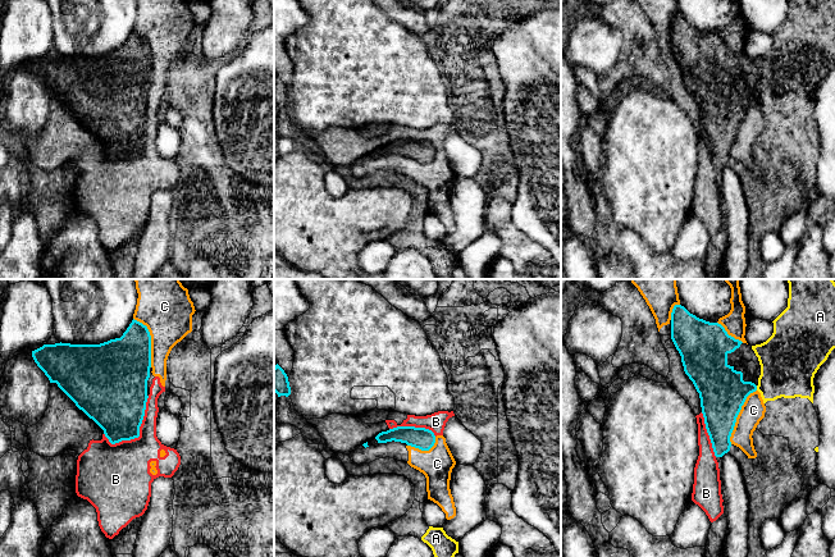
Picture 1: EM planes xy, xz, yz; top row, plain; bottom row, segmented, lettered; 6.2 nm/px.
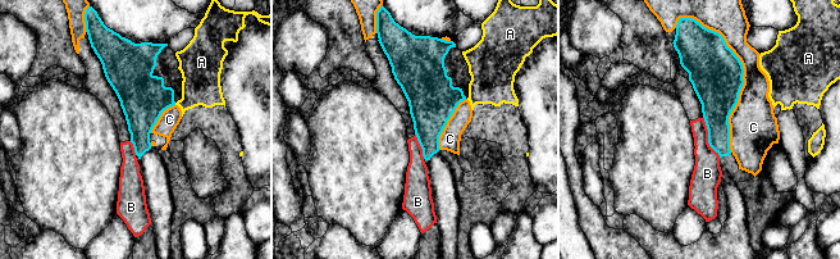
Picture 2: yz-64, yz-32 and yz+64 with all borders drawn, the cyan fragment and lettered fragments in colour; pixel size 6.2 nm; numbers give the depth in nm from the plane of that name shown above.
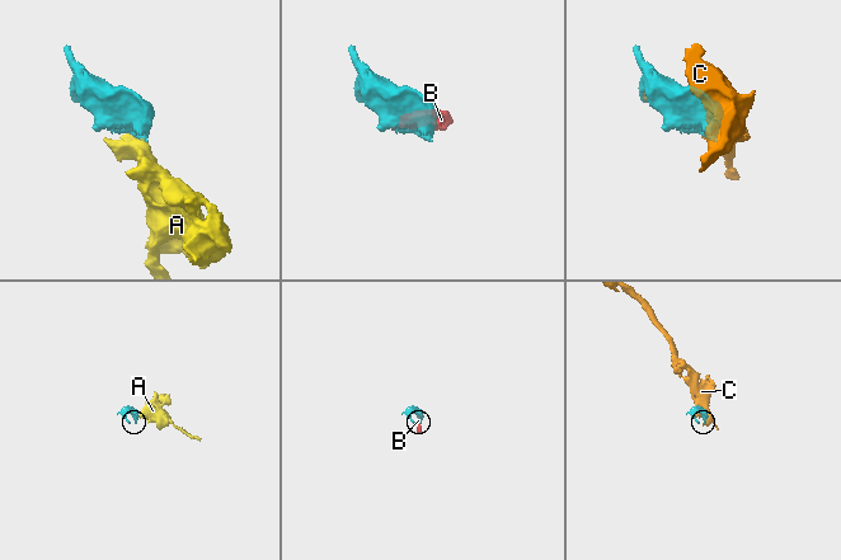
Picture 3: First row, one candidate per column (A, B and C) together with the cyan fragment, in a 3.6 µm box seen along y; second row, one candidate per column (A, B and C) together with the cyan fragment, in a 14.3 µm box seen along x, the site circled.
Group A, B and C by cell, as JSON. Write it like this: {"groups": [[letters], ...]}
{"groups": [["A"], ["B", "C"]]}

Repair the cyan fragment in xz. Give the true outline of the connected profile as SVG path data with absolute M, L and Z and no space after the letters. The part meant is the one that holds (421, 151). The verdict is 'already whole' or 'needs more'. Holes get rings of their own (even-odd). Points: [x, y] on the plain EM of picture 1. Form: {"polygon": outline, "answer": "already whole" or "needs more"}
{"polygon": "M397 140L379 146L375 152L378 156L401 155L421 164L429 164L435 156L435 149L432 143L415 140Z", "answer": "already whole"}

